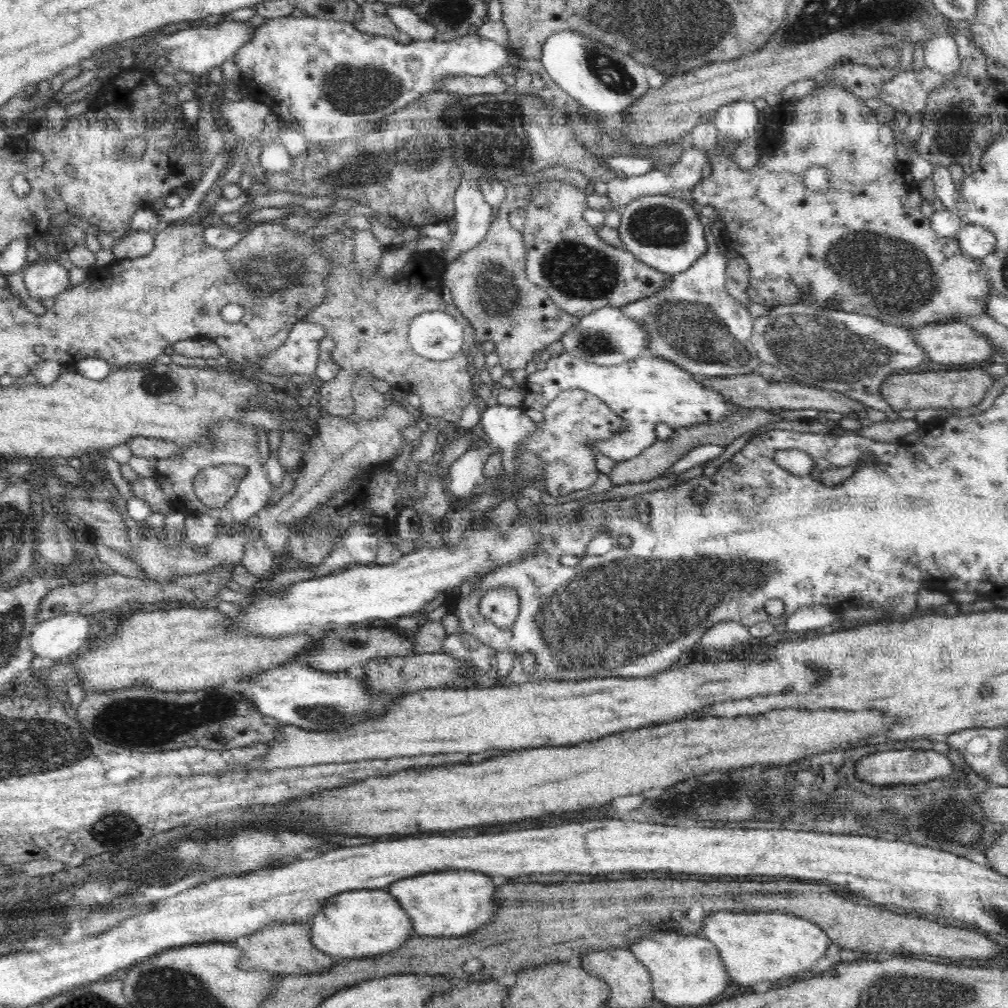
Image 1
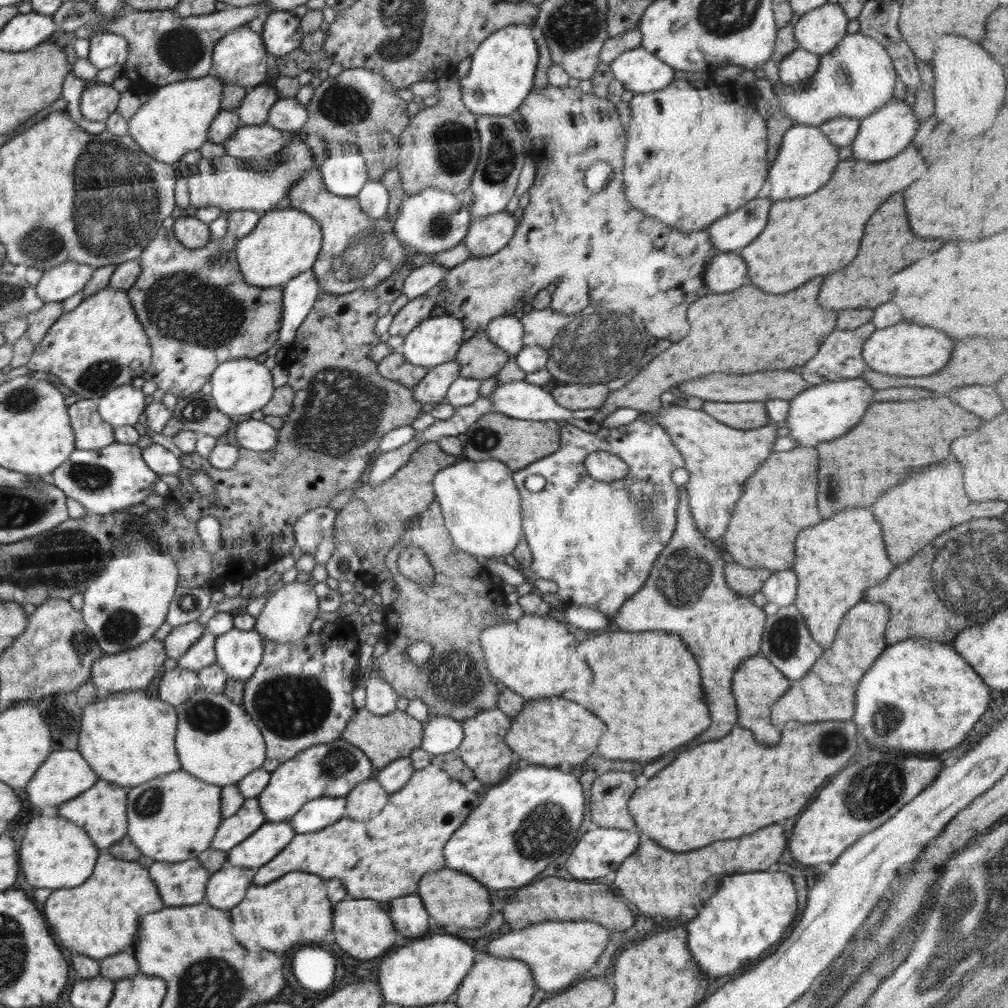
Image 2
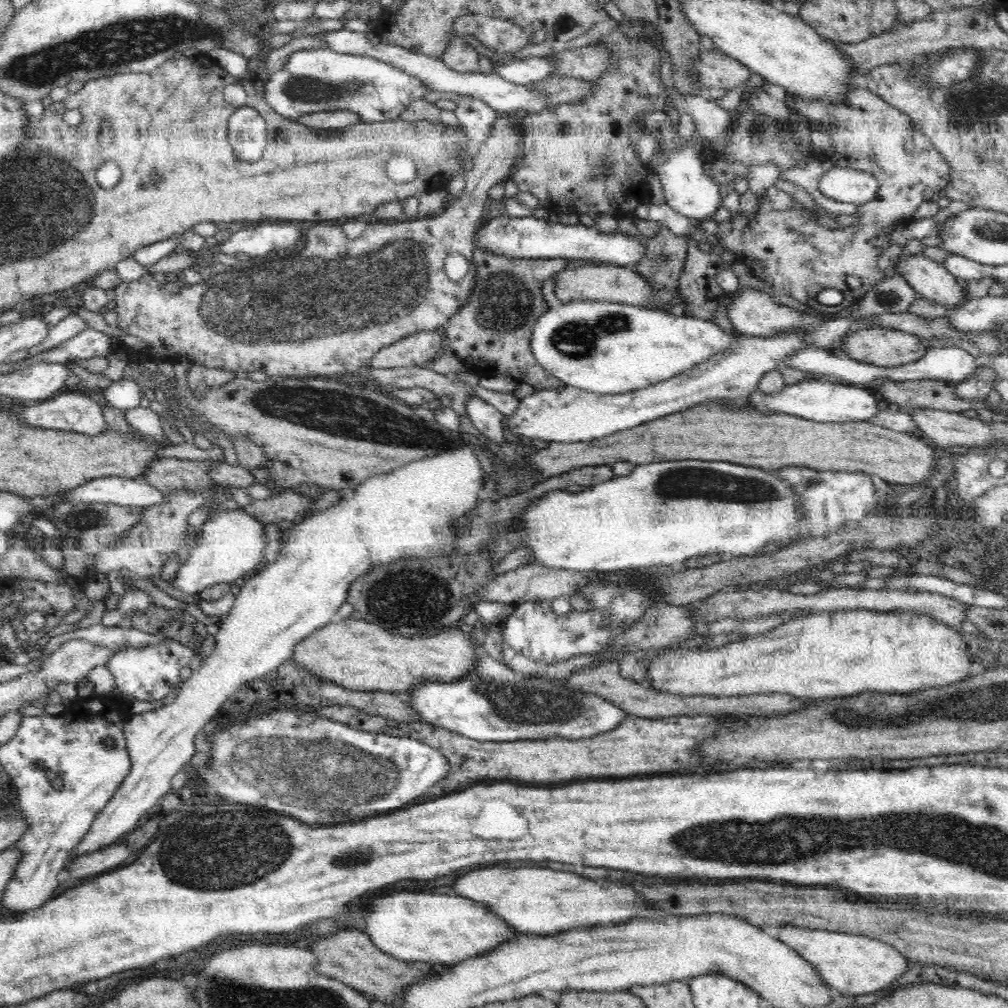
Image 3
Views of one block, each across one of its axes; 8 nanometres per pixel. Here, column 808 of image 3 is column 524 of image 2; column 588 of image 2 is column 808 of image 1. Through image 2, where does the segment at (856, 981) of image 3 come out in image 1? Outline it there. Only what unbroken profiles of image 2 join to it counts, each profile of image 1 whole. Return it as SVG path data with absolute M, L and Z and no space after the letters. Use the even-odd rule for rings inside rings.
M781 912L710 913L704 920L700 934L718 949L727 976L734 984L774 982L780 978L801 976L810 970L830 946L830 938L814 922Z

